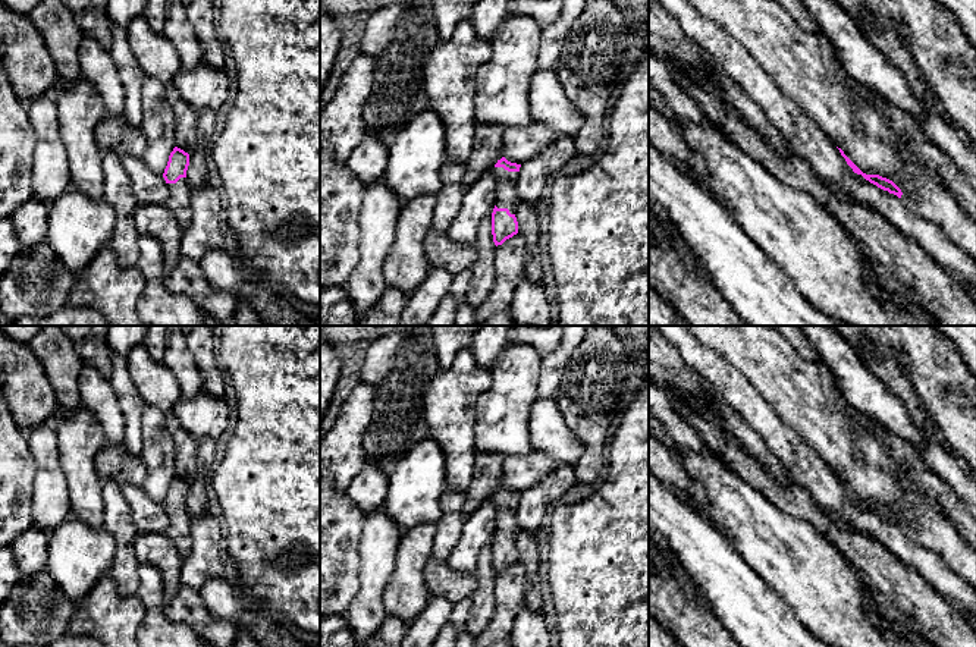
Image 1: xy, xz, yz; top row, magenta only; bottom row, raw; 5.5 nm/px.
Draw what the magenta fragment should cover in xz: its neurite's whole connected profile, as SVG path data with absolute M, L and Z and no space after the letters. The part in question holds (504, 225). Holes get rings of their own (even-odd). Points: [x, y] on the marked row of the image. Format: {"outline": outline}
{"outline": "M505 157L493 167L496 178L496 202L492 213L492 235L495 245L502 245L506 239L518 233L515 207L518 202L517 180L521 164L511 163Z"}

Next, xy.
{"outline": "M175 147L169 156L163 178L169 188L169 197L164 205L172 211L178 224L183 230L191 219L191 188L186 180L189 154Z"}

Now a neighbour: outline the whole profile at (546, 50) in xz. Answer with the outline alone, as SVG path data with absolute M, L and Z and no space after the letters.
M562 0L561 18L542 28L542 40L539 41L539 69L555 69L561 56L564 40L572 26L572 22L583 12L587 0Z

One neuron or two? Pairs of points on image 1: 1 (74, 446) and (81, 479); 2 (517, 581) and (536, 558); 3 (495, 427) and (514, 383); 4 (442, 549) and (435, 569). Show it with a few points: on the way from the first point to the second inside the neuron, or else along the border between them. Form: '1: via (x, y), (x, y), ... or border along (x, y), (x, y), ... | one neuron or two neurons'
1: via (77, 454), (79, 471) | one neuron
2: border along (518, 561), (529, 578) | two neurons
3: via (501, 417), (512, 393) | one neuron
4: border along (433, 555), (446, 561) | two neurons

